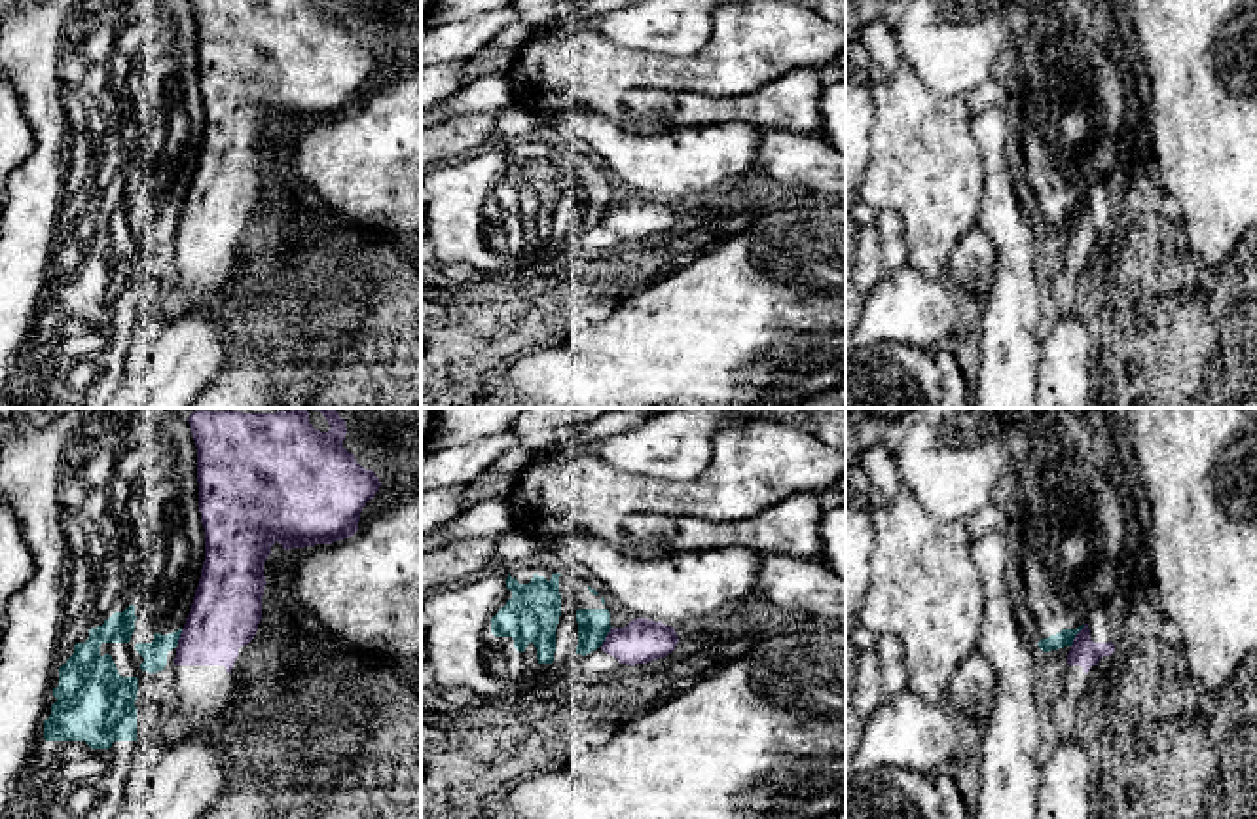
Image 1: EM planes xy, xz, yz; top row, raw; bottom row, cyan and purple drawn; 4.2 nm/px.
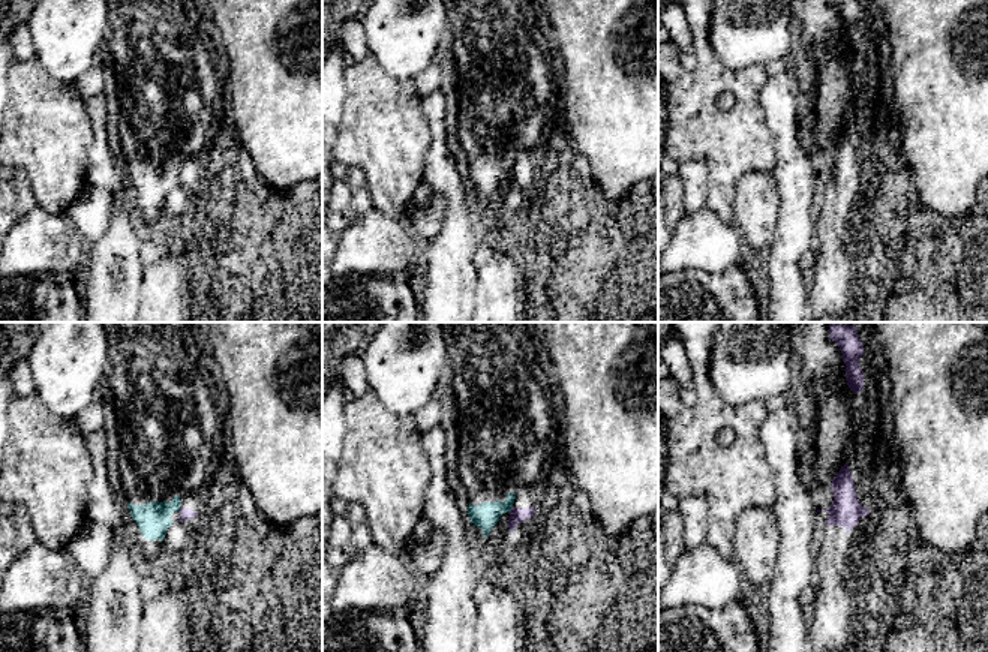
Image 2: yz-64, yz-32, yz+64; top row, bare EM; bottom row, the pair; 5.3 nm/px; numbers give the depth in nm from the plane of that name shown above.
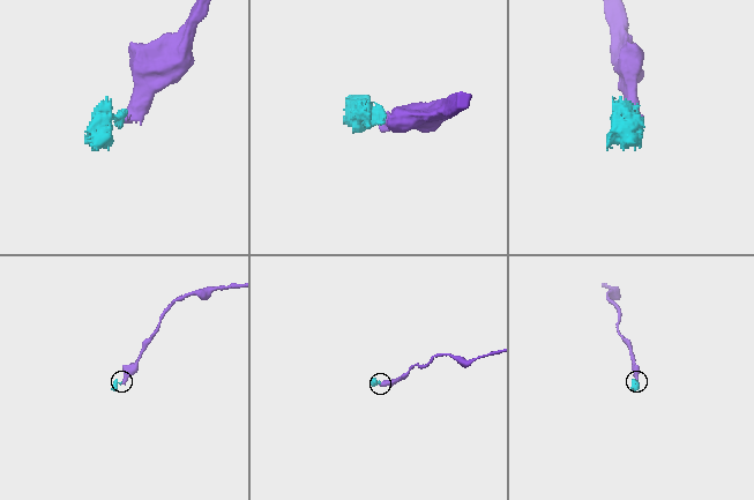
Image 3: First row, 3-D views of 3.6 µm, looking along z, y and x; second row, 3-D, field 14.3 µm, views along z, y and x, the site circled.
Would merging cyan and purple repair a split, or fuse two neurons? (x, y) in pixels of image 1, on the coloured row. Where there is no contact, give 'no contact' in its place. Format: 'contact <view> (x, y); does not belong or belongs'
contact yz (1075, 634); does not belong

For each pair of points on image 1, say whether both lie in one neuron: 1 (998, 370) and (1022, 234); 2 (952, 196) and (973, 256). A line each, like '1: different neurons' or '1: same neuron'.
1: same neuron
2: different neurons

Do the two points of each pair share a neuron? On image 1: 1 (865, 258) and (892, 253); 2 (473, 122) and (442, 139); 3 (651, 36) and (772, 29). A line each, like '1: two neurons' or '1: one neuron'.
1: two neurons
2: one neuron
3: two neurons

